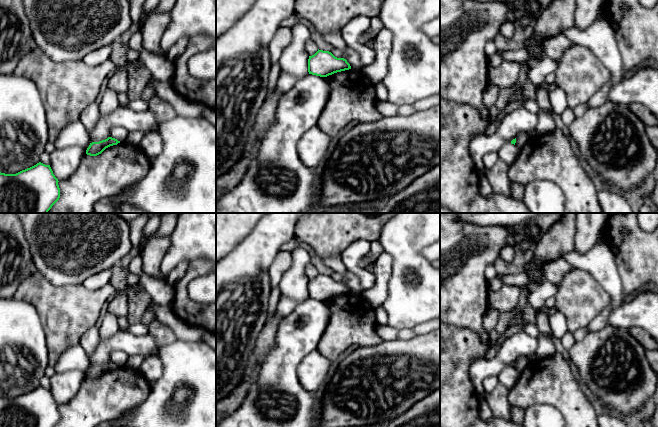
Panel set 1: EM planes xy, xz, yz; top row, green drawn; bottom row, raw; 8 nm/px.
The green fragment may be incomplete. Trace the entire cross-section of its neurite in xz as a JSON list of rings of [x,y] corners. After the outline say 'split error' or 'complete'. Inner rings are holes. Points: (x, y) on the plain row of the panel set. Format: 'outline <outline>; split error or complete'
outline [[[319,274],[308,283],[309,298],[327,301],[337,296],[351,293],[344,282],[337,282],[329,275]]]; complete

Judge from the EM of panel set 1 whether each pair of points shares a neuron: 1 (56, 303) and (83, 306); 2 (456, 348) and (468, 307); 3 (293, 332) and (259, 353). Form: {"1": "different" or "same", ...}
{"1": "same", "2": "different", "3": "different"}

